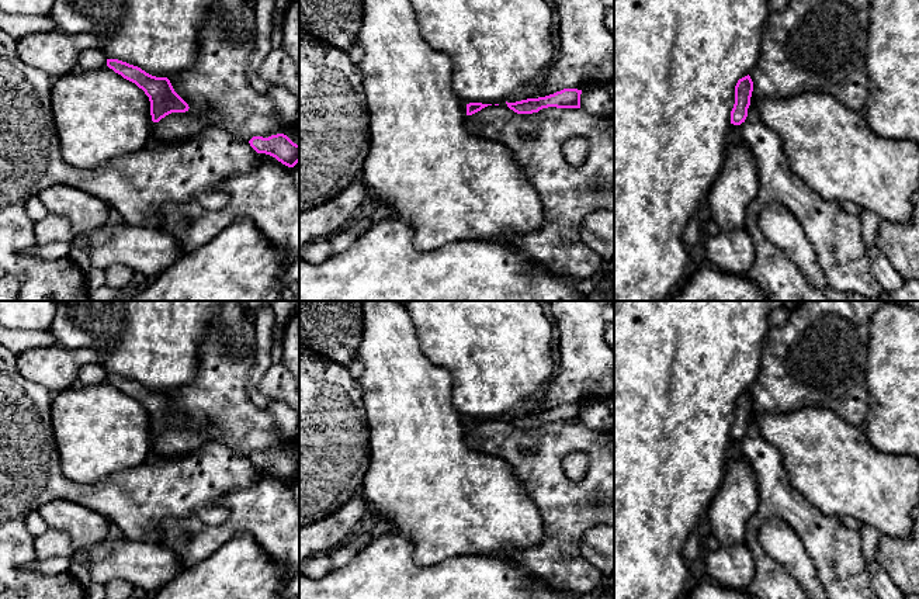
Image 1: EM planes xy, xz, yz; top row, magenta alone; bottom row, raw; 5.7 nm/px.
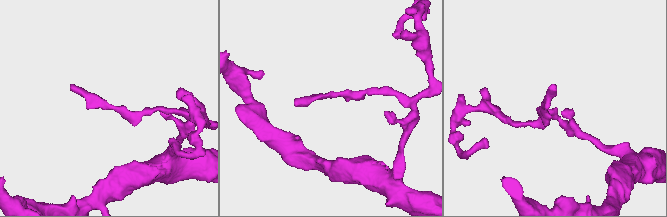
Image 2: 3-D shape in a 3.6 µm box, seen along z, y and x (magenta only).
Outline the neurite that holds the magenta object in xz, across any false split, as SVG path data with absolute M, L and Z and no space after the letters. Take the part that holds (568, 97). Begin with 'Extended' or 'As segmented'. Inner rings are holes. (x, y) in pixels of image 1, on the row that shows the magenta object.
As segmented. M563 89L554 94L527 98L516 103L507 103L507 107L517 114L533 114L542 108L556 107L556 108L580 108L580 94L582 90L578 89Z

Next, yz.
As segmented. M745 76L738 80L735 86L735 104L731 111L731 124L741 125L748 117L748 108L750 105L750 97L753 91L753 82L750 76Z

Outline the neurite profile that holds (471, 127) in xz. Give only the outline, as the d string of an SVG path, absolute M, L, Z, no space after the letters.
M502 103L468 115L465 129L503 145L541 200L541 226L530 233L507 232L506 236L555 276L576 281L597 276L604 259L582 242L580 225L594 211L614 210L614 120L592 115L582 108L548 107L535 114L517 114ZM569 138L583 138L589 143L589 152L578 166L569 165L562 153L562 145Z

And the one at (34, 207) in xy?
M34 195L27 201L25 212L32 222L38 222L48 215L48 211L38 195Z

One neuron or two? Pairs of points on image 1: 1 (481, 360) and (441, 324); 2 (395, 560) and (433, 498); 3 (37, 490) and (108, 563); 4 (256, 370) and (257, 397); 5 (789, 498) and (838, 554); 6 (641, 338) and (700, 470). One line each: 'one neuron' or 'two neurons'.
1: one neuron
2: two neurons
3: two neurons
4: one neuron
5: one neuron
6: one neuron

